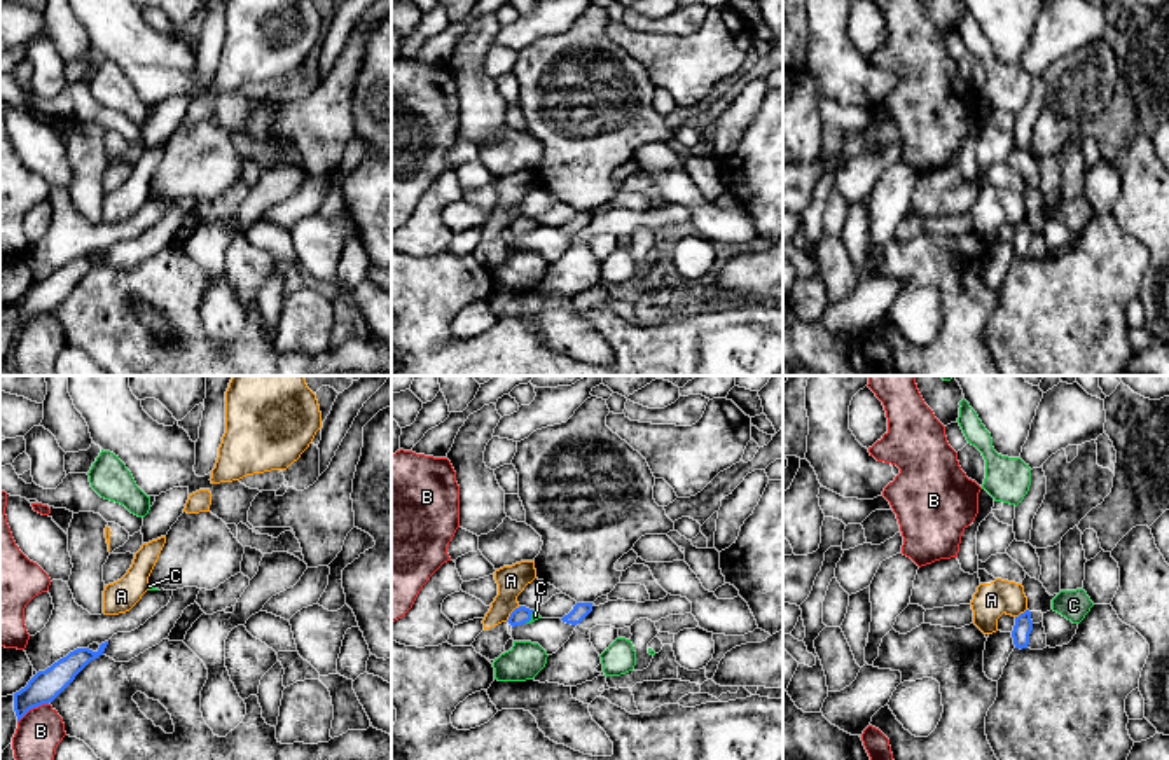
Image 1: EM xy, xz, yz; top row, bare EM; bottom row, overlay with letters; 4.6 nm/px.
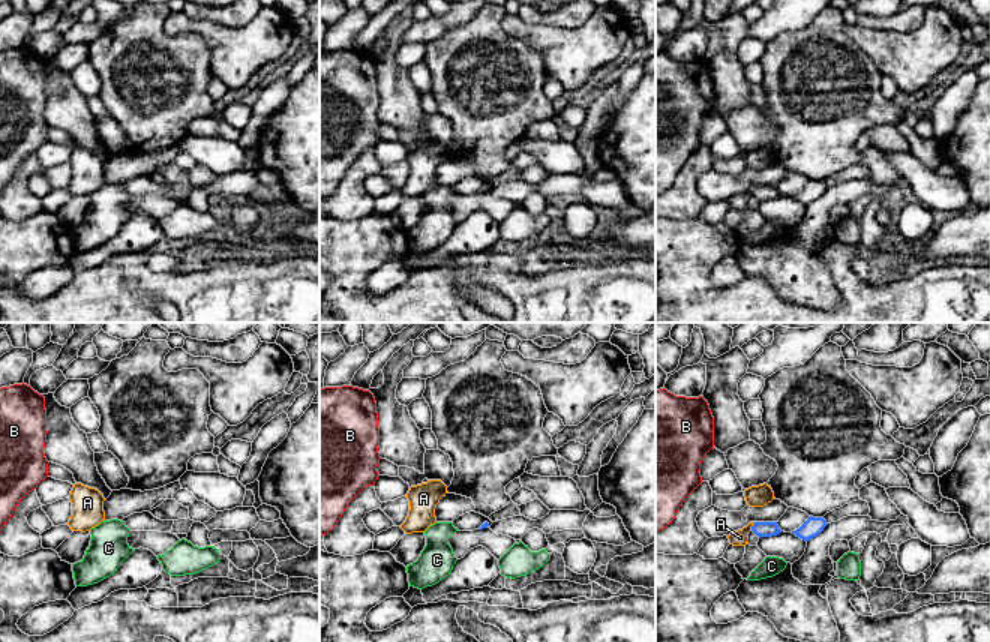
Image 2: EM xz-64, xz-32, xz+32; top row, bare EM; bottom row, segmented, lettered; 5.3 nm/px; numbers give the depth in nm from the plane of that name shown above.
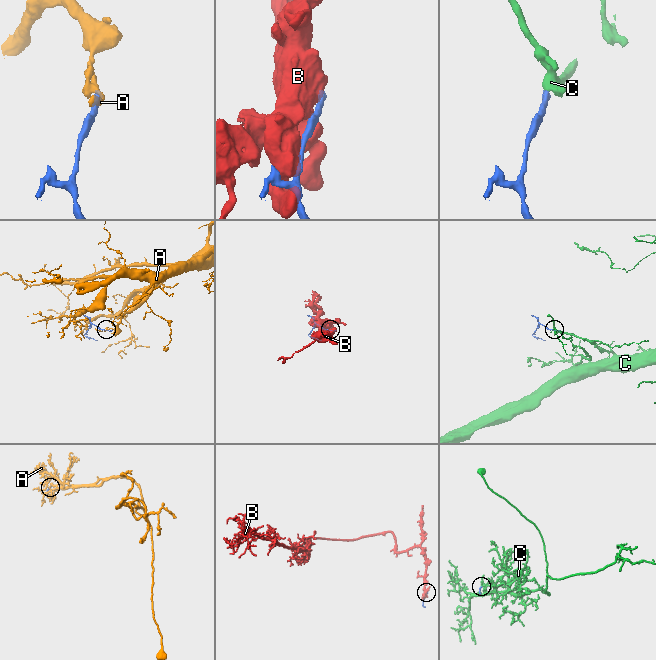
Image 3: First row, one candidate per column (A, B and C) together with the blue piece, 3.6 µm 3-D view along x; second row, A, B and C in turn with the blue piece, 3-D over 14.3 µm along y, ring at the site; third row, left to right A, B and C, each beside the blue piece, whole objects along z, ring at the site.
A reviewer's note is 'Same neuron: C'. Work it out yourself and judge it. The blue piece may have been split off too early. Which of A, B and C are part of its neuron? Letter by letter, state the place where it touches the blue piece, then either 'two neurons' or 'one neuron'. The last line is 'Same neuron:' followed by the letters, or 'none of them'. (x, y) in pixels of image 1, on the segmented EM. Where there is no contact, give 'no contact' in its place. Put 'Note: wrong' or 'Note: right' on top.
Note: right
A: contact xz (511, 614); two neurons
B: contact xy (32, 708); two neurons
C: contact xz (530, 617); one neuron
Same neuron: C

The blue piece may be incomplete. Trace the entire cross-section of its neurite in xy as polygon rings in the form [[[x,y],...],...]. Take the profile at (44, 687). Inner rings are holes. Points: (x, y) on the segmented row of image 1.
[[[108,641],[101,643],[96,652],[77,648],[45,671],[38,671],[24,688],[14,694],[17,722],[30,709],[52,702],[91,660],[103,655],[107,645]]]

